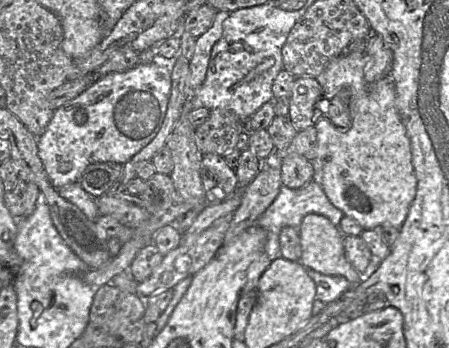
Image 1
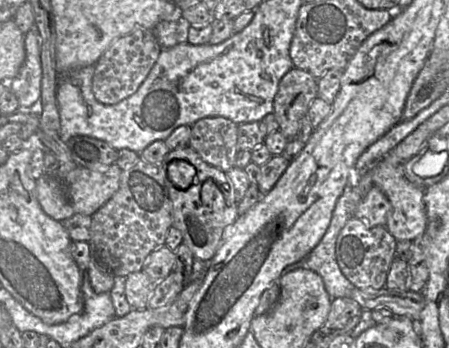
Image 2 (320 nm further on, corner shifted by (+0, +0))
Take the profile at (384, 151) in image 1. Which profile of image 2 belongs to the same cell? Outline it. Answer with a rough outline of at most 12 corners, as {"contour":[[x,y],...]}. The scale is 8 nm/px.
{"contour":[[380,159],[373,185],[391,203],[386,229],[413,242],[427,228],[424,190]]}

